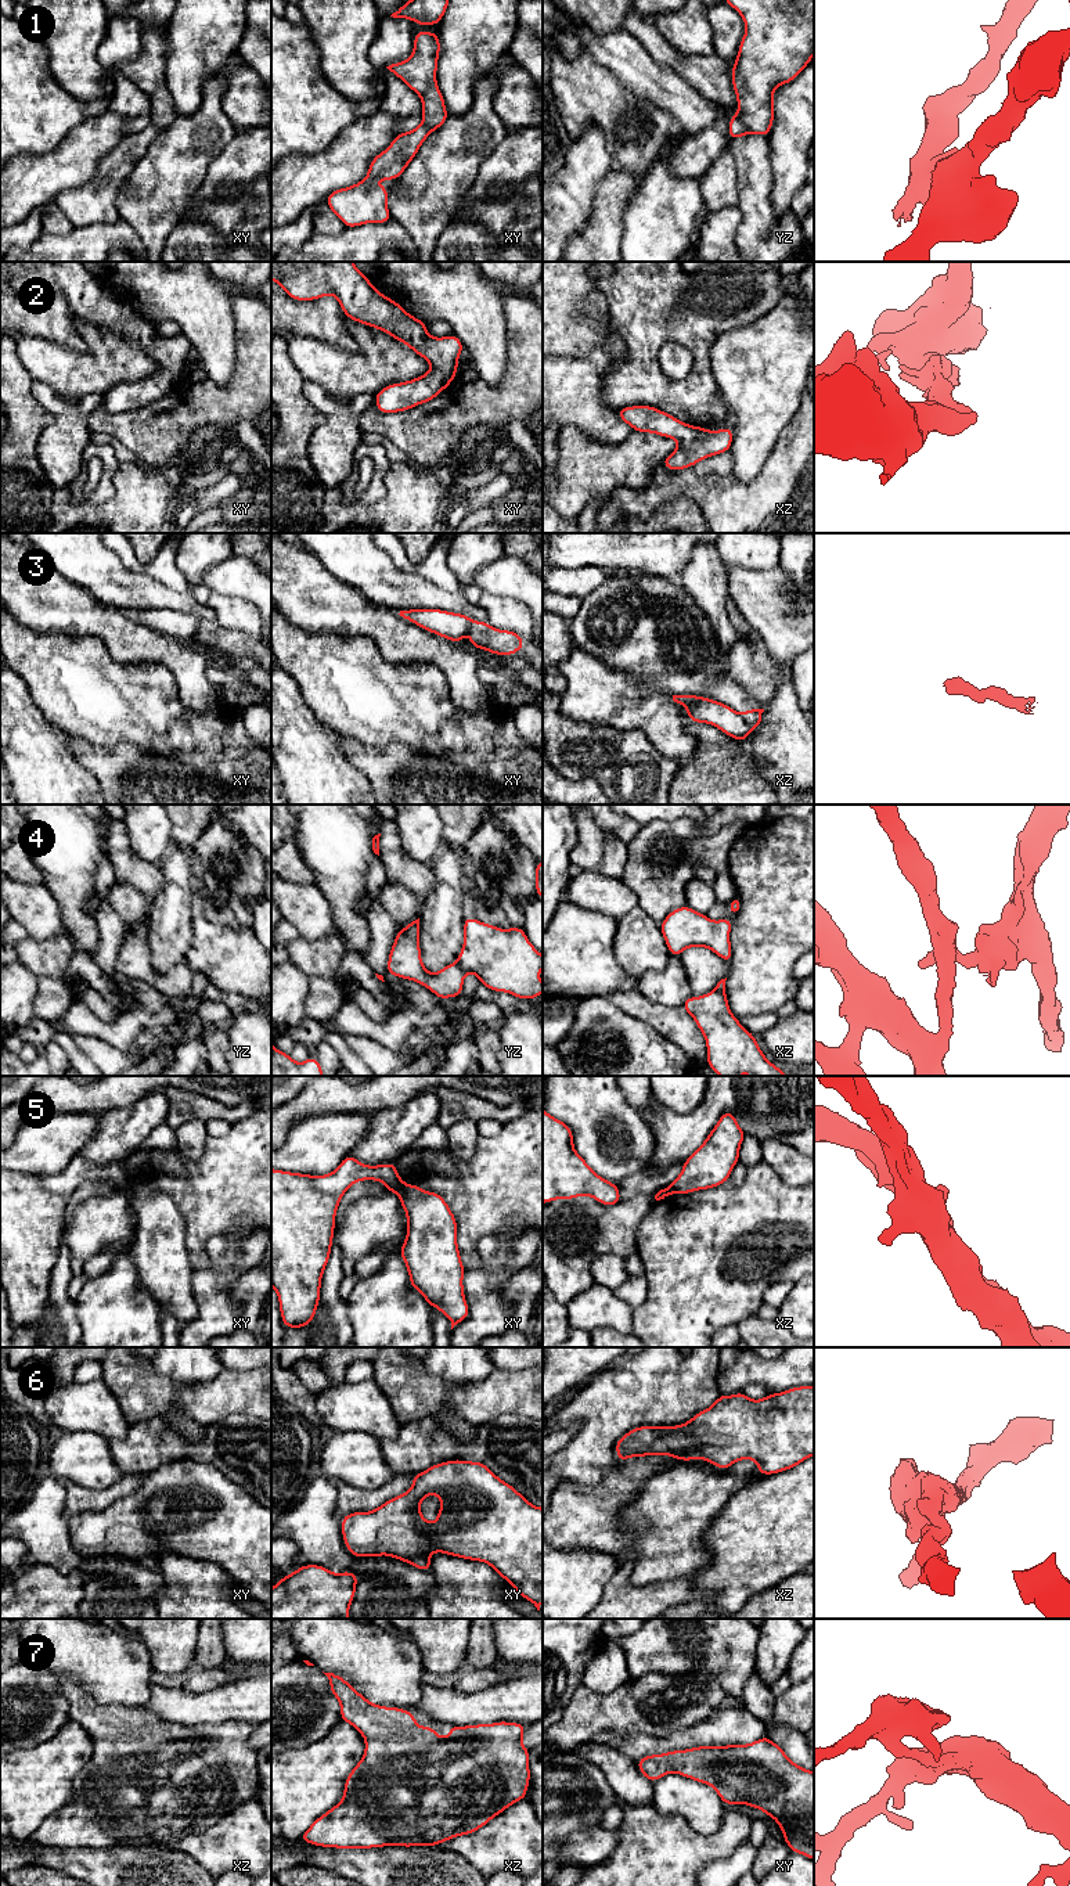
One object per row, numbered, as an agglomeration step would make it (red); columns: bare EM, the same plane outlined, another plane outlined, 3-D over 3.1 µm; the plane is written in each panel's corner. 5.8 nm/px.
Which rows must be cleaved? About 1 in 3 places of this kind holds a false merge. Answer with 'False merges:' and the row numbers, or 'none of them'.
False merges: 1, 3, 4, 5

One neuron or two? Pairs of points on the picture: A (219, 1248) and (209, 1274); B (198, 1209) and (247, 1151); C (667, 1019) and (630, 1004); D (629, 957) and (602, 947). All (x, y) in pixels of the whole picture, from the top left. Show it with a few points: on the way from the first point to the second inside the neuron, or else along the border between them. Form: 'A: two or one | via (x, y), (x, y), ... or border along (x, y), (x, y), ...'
A: two | border along (212, 1264), (220, 1273), (223, 1284), (244, 1271)
B: one | via (212, 1195), (242, 1165)
C: one | via (658, 1017), (640, 1008)
D: two | border along (616, 920), (613, 958), (631, 978)

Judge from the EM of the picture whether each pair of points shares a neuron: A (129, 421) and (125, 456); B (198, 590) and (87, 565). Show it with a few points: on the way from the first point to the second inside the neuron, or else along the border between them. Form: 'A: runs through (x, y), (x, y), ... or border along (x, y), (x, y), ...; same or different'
A: border along (97, 432), (111, 434), (152, 465); different
B: border along (190, 590), (205, 605); different

